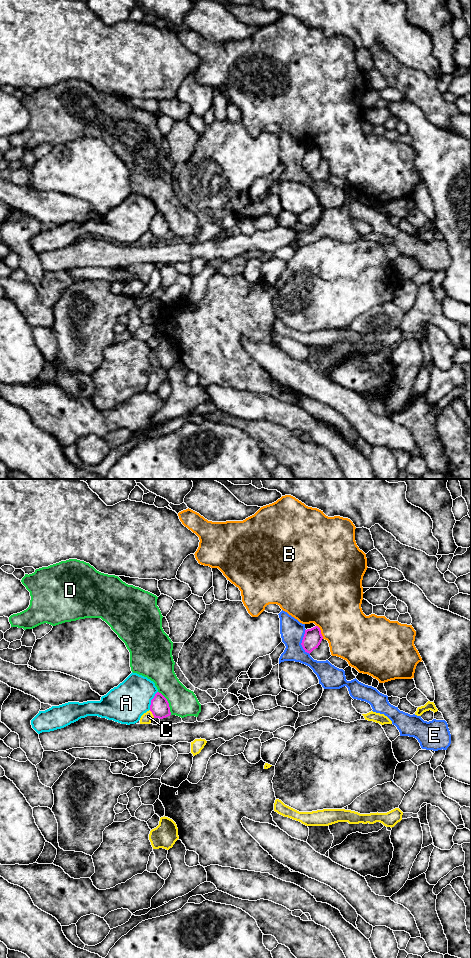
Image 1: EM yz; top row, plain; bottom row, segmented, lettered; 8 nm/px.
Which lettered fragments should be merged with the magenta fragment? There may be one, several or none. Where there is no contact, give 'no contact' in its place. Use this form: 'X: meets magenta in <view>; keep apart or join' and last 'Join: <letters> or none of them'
A: meets magenta in yz; keep apart
B: meets magenta in yz; keep apart
C: meets magenta in yz; keep apart
D: meets magenta in yz; keep apart
E: meets magenta in yz; keep apart
Join: none of them

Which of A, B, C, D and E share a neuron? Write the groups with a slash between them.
A / B / C / D / E

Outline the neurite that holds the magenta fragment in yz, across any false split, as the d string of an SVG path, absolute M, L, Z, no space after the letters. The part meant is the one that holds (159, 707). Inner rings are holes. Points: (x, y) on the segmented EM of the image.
M159 692L151 700L150 711L154 718L163 719L171 715L167 699Z

